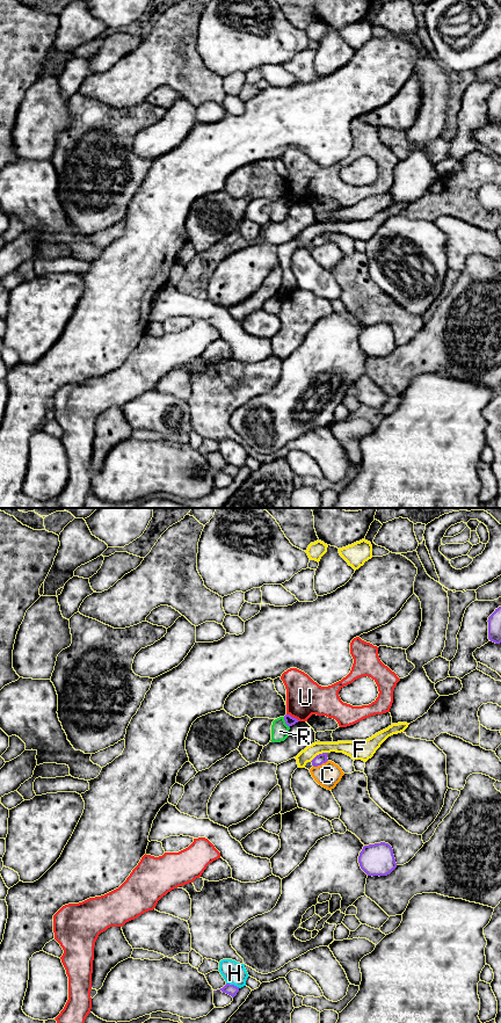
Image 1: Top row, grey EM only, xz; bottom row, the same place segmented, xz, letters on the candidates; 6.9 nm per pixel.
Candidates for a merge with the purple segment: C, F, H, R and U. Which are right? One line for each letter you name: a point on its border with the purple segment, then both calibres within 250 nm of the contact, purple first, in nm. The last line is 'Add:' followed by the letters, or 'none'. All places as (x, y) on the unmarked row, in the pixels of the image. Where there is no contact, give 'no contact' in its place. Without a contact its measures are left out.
Add: none

